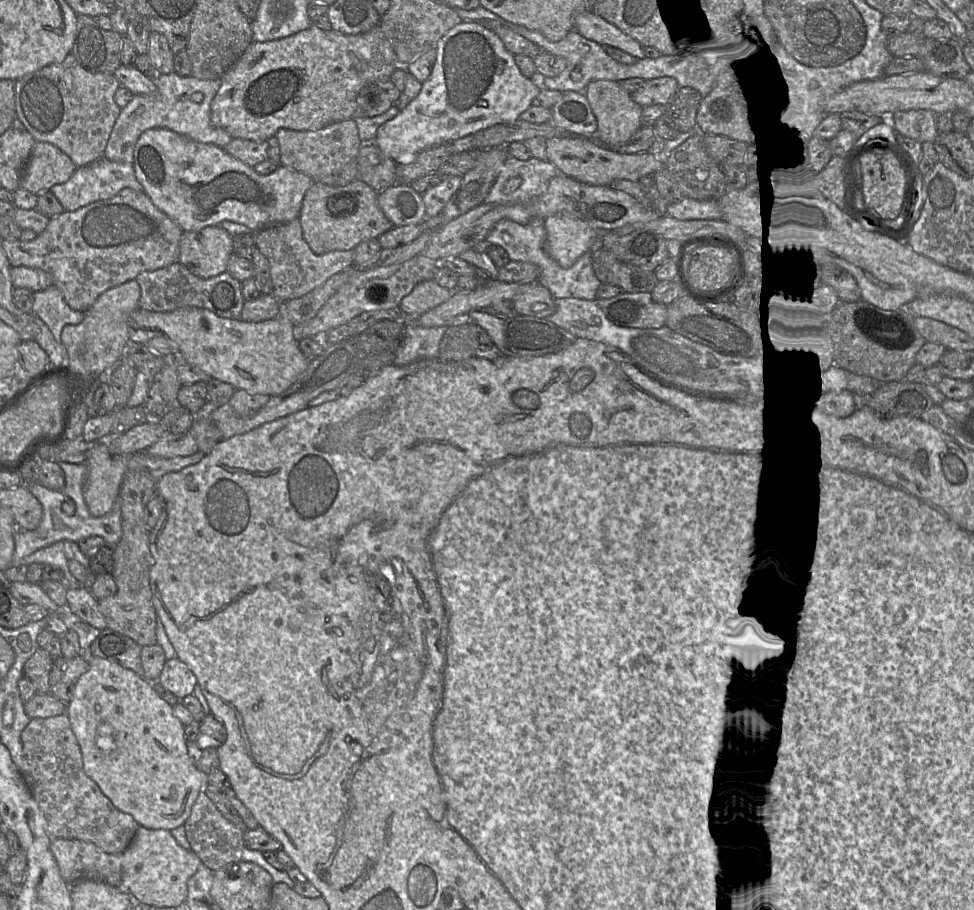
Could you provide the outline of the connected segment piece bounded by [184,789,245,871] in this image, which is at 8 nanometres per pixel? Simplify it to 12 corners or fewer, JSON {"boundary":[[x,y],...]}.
{"boundary":[[204,792],[184,827],[212,871],[241,860],[245,831]]}

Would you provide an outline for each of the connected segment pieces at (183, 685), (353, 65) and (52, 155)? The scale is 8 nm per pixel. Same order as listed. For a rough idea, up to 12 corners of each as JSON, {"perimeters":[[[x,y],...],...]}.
{"perimeters":[[[166,660],[155,683],[179,699],[193,694],[198,680],[188,665]],[[379,25],[252,42],[211,122],[232,138],[316,131],[398,66]],[[36,141],[19,188],[40,194],[76,168],[57,146]]]}

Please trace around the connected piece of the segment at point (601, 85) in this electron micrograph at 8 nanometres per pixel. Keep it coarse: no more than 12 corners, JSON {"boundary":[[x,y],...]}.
{"boundary":[[619,82],[585,89],[597,141],[620,146],[642,126],[643,107]]}

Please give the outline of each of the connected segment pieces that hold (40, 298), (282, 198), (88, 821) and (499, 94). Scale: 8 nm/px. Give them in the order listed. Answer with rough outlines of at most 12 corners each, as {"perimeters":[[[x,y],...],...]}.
{"perimeters":[[[55,285],[34,292],[35,341],[50,364],[68,363],[66,325],[85,312],[71,309]],[[144,131],[134,172],[184,232],[298,218],[313,184]],[[68,715],[32,718],[19,772],[51,838],[123,853],[139,824],[84,772]],[[463,21],[373,143],[397,165],[513,123],[544,88]]]}

